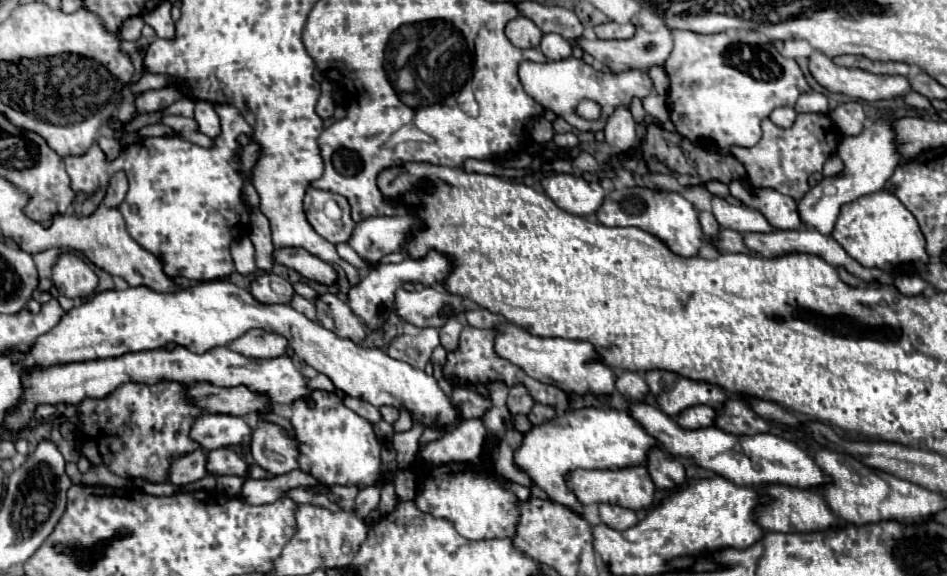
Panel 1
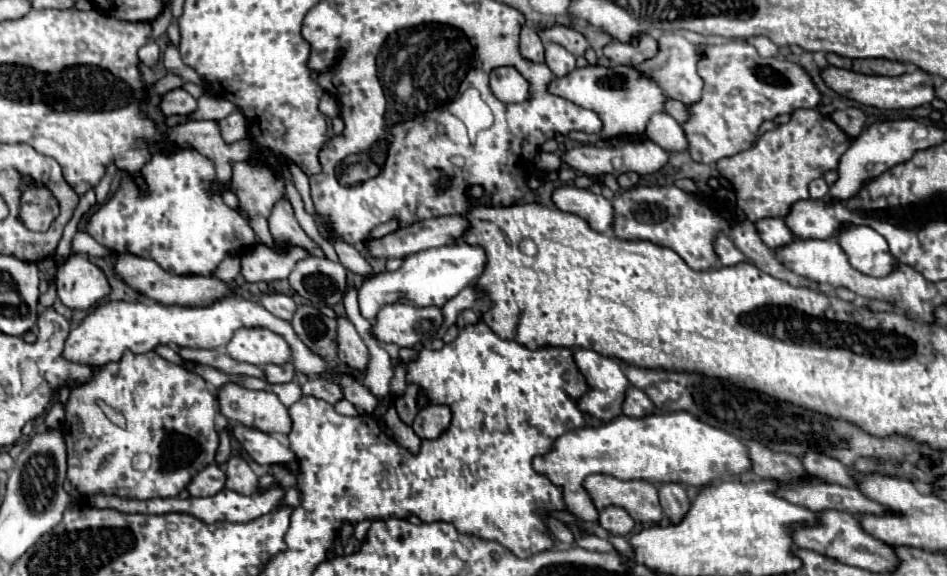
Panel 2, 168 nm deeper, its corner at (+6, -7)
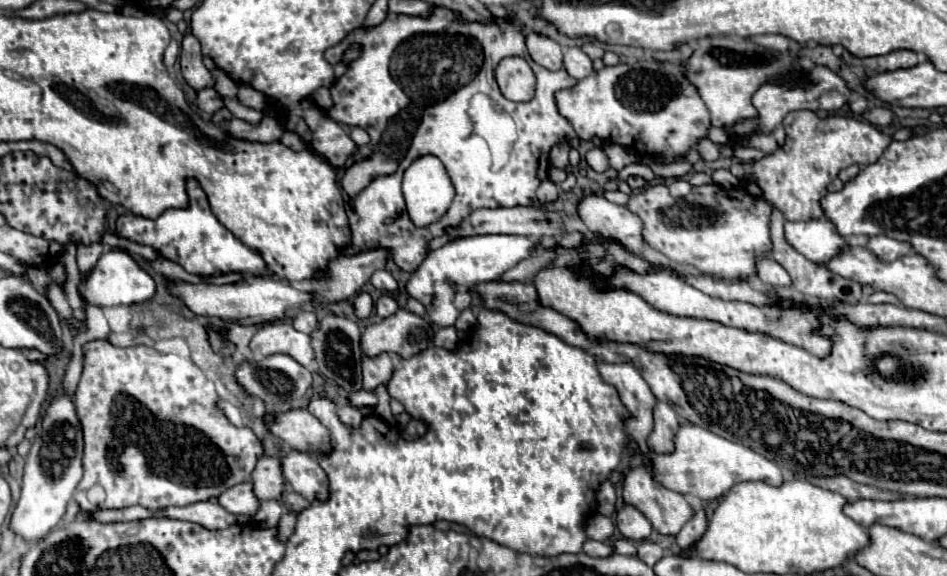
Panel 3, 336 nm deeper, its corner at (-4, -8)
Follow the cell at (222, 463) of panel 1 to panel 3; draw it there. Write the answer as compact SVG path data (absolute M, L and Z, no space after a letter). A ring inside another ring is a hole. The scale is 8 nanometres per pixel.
M261 457L257 471L253 471L253 491L261 501L281 501L285 477L279 457Z

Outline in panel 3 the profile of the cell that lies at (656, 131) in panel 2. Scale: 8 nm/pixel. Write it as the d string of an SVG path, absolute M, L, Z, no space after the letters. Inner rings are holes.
M703 139L703 141L697 145L697 149L699 149L699 153L701 153L701 157L703 157L705 161L717 161L717 159L721 157L719 145L715 145L715 143L709 141L709 139Z

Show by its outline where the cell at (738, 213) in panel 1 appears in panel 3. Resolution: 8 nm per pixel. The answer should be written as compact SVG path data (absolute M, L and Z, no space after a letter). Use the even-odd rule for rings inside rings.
M811 219L805 223L785 223L785 237L801 255L813 259L815 263L829 263L845 247L845 239L837 233L829 219Z

